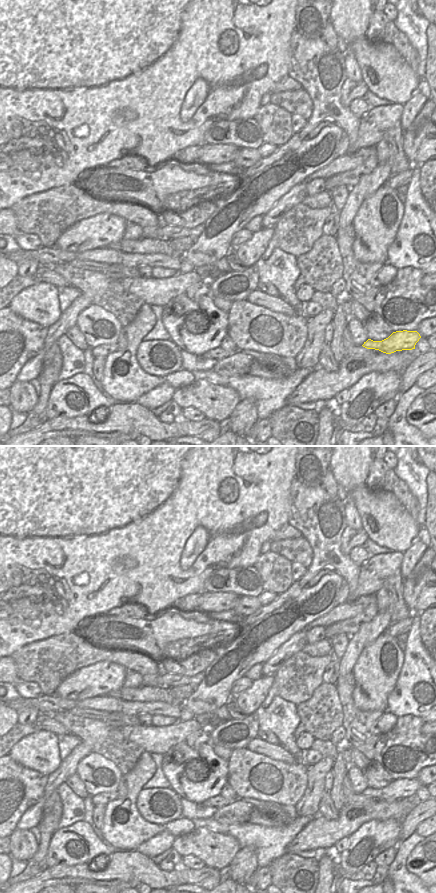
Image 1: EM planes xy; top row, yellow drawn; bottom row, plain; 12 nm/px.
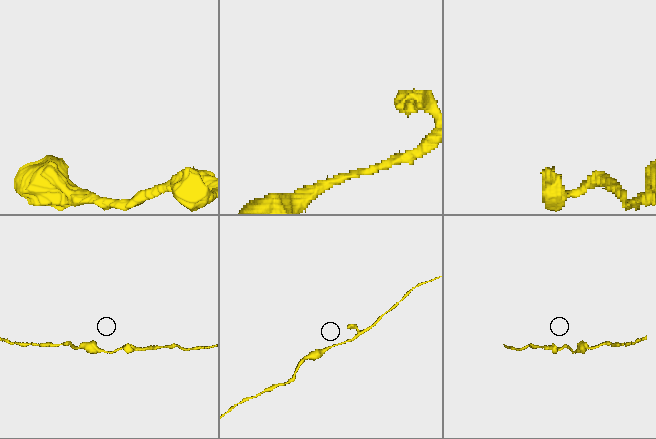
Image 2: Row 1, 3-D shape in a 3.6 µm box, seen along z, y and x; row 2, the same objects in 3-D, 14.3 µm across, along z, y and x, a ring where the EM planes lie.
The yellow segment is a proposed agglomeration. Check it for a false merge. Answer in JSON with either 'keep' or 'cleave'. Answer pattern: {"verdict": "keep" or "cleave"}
{"verdict": "keep"}

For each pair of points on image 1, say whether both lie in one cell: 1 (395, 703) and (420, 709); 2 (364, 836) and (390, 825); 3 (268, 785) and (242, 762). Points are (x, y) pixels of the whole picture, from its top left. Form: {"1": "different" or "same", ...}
{"1": "same", "2": "same", "3": "same"}

